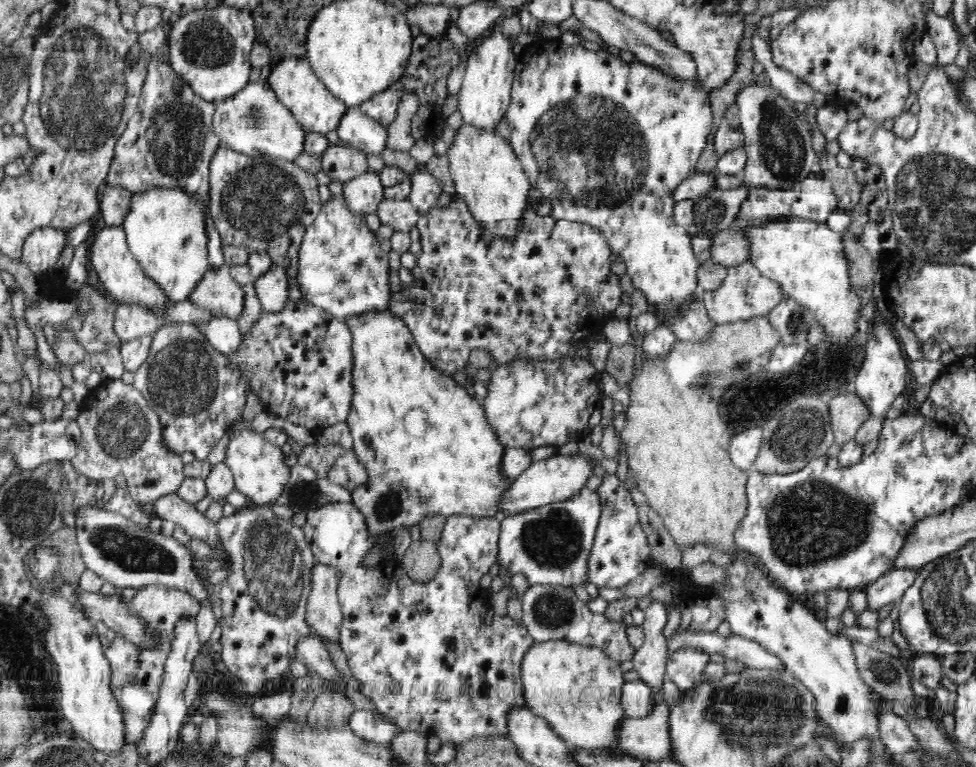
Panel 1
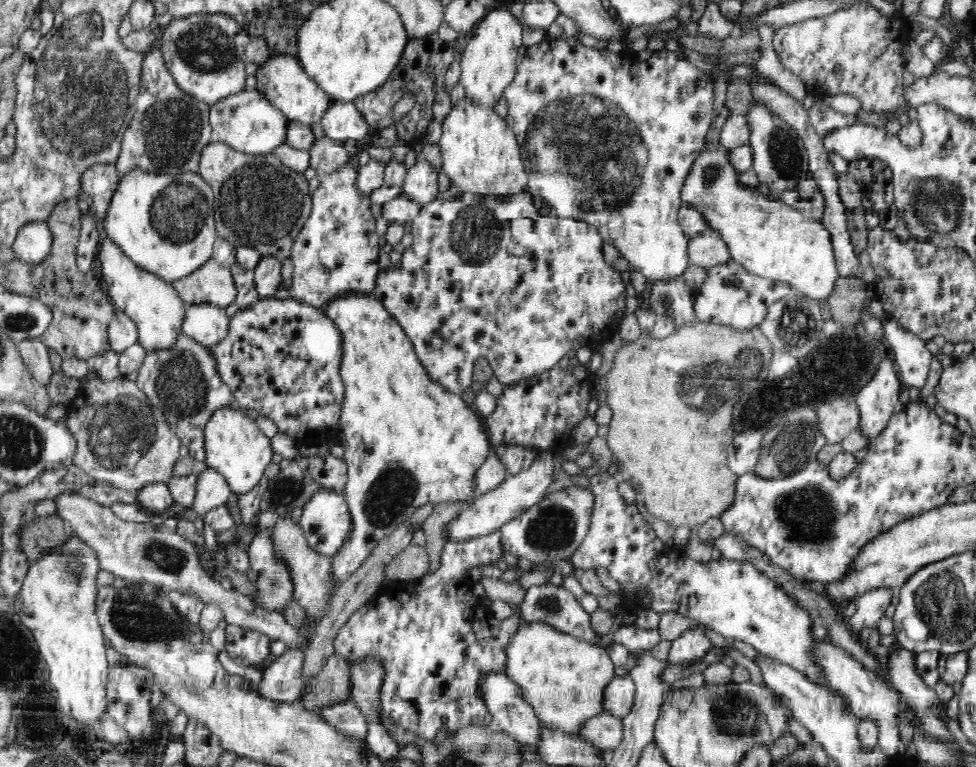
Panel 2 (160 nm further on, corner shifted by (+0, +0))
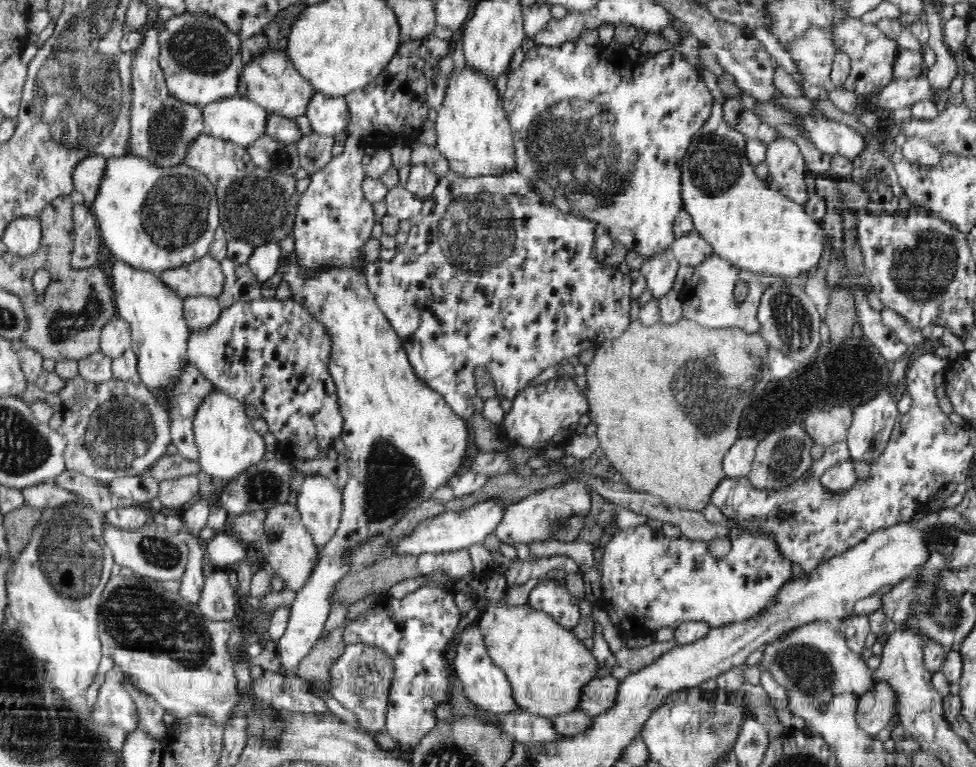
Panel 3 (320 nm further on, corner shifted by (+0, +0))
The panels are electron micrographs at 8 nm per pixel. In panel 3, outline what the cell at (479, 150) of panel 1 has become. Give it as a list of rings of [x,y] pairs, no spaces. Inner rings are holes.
[[[467,64],[461,72],[453,72],[448,78],[448,85],[441,107],[435,120],[437,149],[447,160],[449,170],[460,178],[486,178],[486,176],[510,175],[516,170],[516,149],[502,101],[498,98],[495,85],[481,76],[474,75]]]

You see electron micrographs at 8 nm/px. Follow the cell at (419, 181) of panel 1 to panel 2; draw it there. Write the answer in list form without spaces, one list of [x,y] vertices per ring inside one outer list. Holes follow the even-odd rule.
[[[424,158],[407,168],[403,194],[419,205],[430,204],[439,194],[439,173]]]

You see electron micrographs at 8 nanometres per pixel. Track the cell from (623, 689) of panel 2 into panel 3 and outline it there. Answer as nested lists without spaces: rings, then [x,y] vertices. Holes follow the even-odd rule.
[[[609,675],[604,678],[594,678],[586,688],[582,696],[582,706],[578,710],[584,710],[593,717],[606,714],[608,710],[616,706],[618,698],[618,688],[621,680]]]

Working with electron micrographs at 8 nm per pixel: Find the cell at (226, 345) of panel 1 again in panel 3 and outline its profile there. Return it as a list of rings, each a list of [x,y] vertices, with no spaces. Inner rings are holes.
[[[192,296],[192,298],[184,299],[183,311],[188,330],[192,333],[202,332],[214,326],[220,320],[223,308],[213,298]]]

